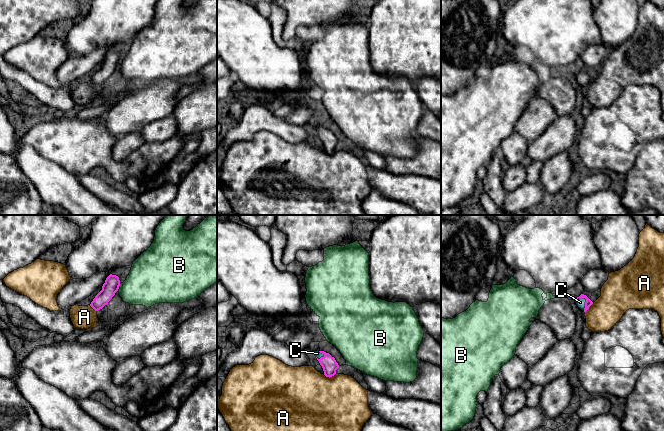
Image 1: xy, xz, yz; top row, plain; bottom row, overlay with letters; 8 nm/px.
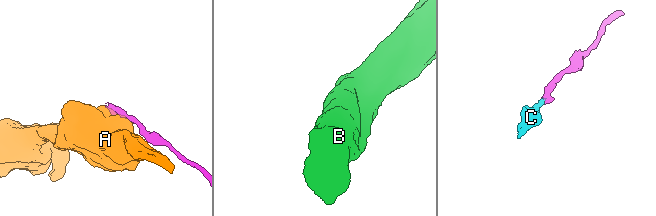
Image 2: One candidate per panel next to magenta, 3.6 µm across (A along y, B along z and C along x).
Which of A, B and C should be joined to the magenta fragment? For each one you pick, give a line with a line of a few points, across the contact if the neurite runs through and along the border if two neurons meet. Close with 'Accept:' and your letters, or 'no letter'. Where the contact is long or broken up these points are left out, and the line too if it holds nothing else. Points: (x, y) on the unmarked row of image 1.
C: line yz (588, 79), (586, 77), (580, 78)
Accept: C

